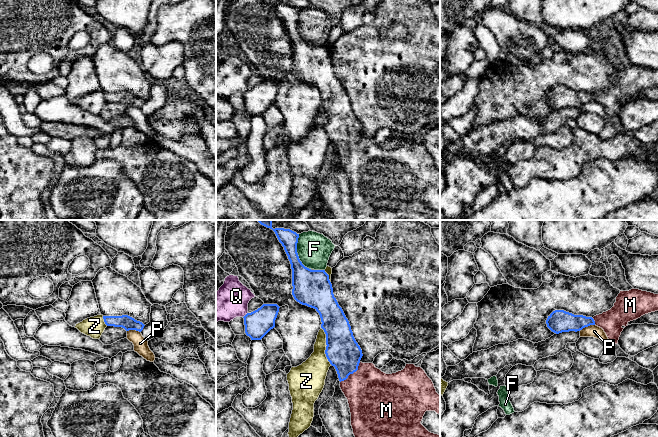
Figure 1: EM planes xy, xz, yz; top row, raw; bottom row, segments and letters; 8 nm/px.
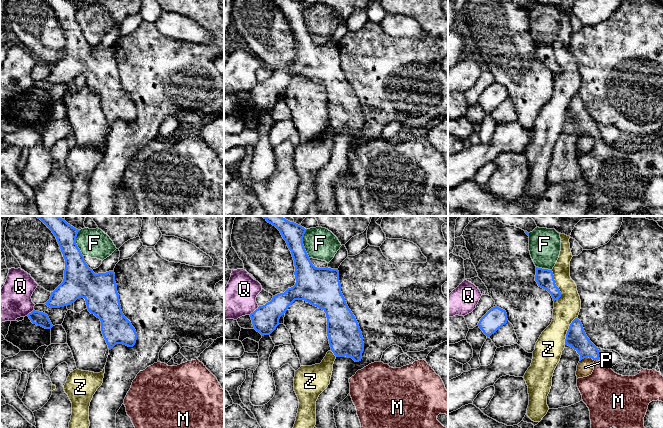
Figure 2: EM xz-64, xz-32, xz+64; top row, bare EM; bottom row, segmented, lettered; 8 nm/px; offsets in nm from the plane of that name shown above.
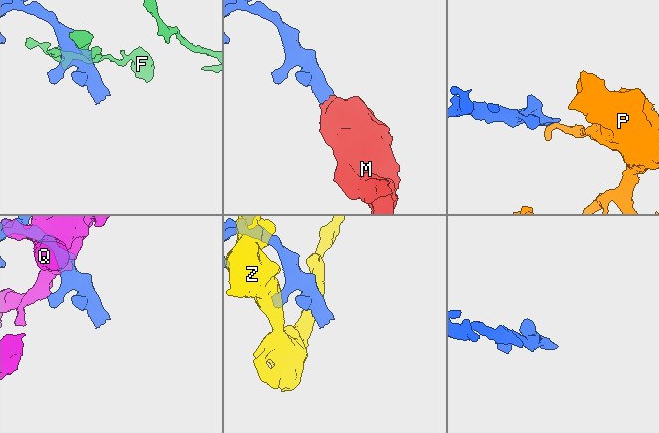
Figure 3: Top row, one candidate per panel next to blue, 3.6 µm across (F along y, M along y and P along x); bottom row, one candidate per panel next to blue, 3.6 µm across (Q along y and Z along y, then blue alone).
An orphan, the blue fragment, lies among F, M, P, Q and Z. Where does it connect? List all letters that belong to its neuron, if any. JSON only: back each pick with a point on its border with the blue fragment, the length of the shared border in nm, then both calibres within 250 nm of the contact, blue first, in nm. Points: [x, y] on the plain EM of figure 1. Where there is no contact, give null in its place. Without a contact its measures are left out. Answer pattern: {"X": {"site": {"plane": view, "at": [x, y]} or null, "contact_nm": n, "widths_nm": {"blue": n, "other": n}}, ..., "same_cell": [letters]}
{"M": {"site": {"plane": "xz", "at": [352, 149]}, "contact_nm": 240, "widths_nm": {"blue": 280, "other": 420}}, "same_cell": ["M"]}

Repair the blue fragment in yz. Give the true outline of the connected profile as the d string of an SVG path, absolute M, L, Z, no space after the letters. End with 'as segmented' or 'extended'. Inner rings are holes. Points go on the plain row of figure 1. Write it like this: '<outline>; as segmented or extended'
M639 65L620 67L614 82L602 90L592 93L574 91L564 86L555 86L547 94L547 103L559 110L569 107L580 107L590 101L604 106L610 120L617 120L623 103L630 97L658 87L658 70Z; extended

